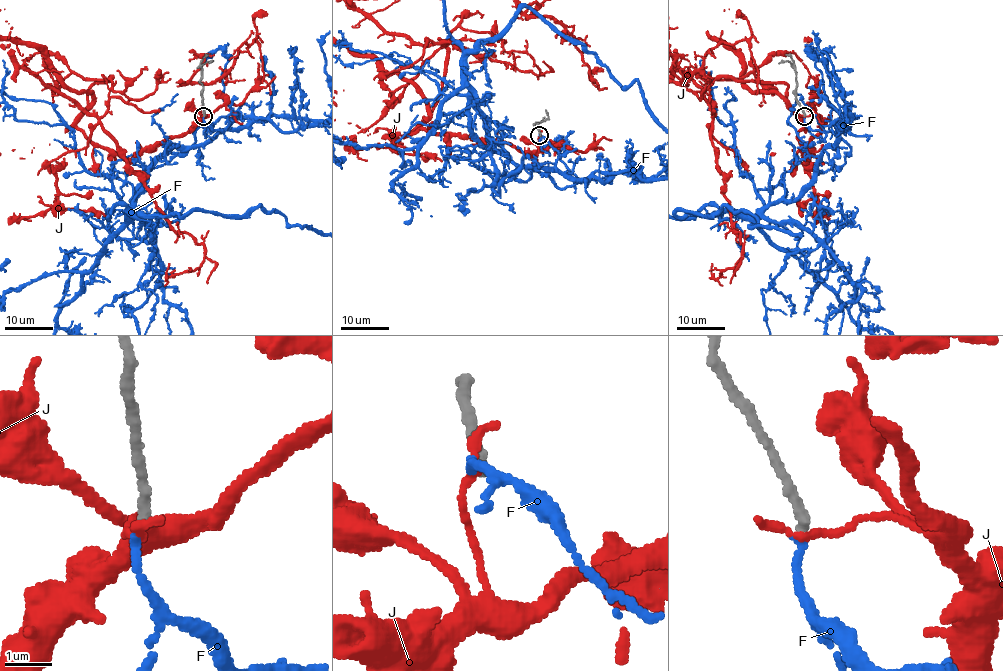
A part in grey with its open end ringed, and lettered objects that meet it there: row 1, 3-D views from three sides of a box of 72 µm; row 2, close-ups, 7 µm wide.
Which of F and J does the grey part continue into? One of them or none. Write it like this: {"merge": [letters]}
{"merge": ["F"]}

